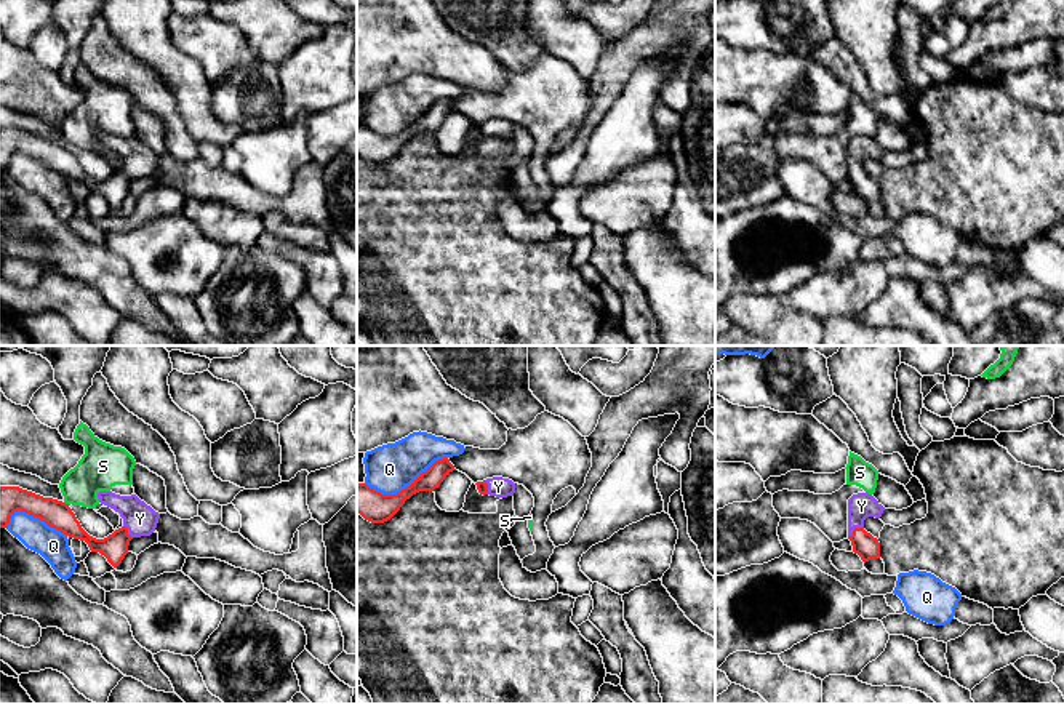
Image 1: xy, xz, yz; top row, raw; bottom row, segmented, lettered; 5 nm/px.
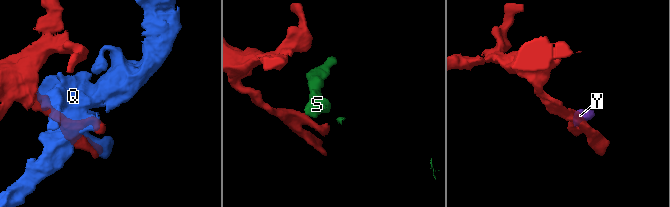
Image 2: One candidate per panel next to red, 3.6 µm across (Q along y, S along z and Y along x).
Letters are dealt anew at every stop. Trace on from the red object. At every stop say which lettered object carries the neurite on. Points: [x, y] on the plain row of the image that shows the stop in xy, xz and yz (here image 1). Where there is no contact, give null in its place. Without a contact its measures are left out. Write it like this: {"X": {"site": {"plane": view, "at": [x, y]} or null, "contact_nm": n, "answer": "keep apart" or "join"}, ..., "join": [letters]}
{"Q": {"site": {"plane": "xz", "at": [407, 128]}, "contact_nm": 440, "answer": "keep apart"}, "S": {"site": {"plane": "xy", "at": [64, 144]}, "contact_nm": 30, "answer": "keep apart"}, "Y": {"site": {"plane": "yz", "at": [855, 170]}, "contact_nm": 90, "answer": "join"}, "join": ["Y"]}

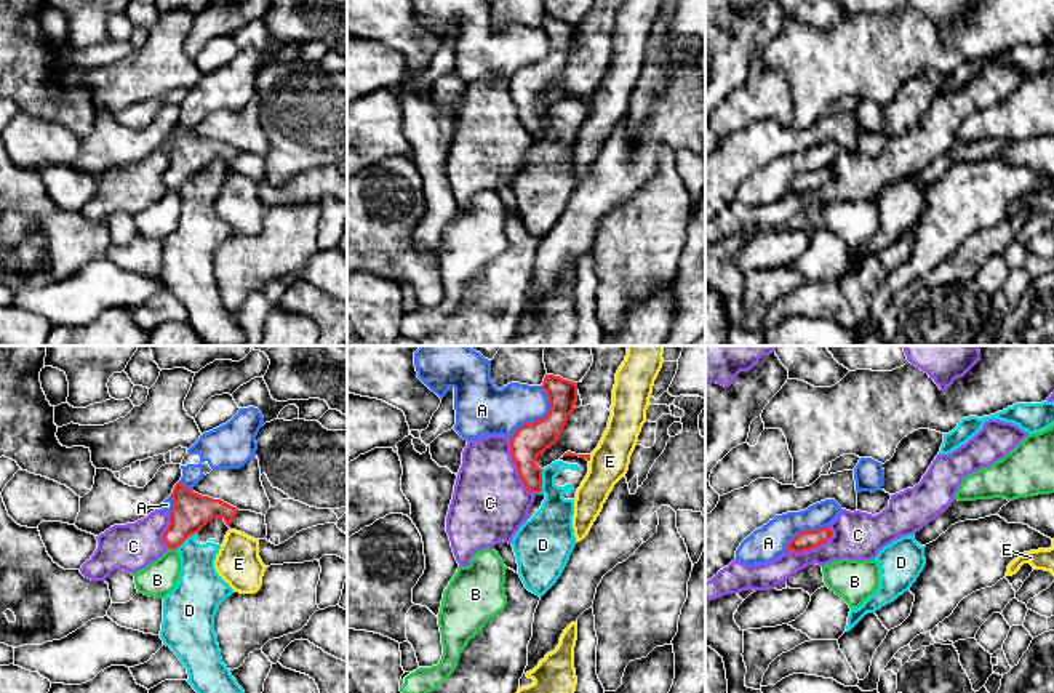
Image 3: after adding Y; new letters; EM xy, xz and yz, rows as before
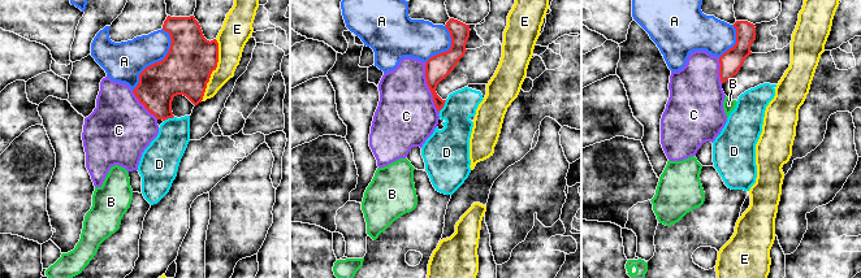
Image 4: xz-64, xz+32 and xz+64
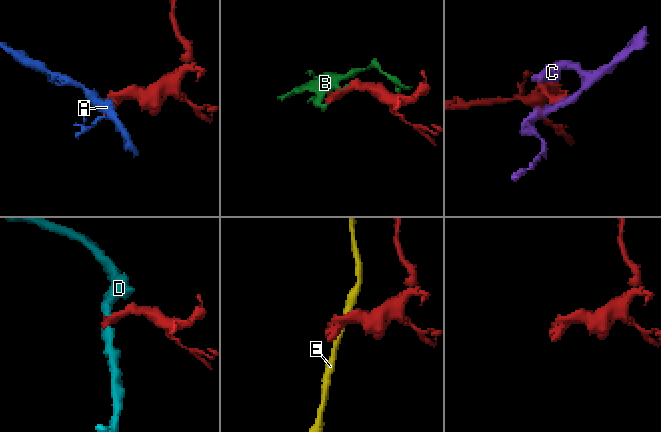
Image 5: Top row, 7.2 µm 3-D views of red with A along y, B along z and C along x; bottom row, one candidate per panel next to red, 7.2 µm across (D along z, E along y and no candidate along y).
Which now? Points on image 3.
{"A": {"site": {"plane": "xz", "at": [542, 60]}, "contact_nm": 300, "answer": "keep apart"}, "B": {"site": {"plane": "xy", "at": [173, 189]}, "contact_nm": 50, "answer": "keep apart"}, "C": {"site": {"plane": "xz", "at": [515, 108]}, "contact_nm": 320, "answer": "keep apart"}, "D": {"site": {"plane": "xz", "at": [541, 125]}, "contact_nm": 130, "answer": "keep apart"}, "E": {"site": {"plane": "xz", "at": [589, 100]}, "contact_nm": 40, "answer": "keep apart"}, "join": []}

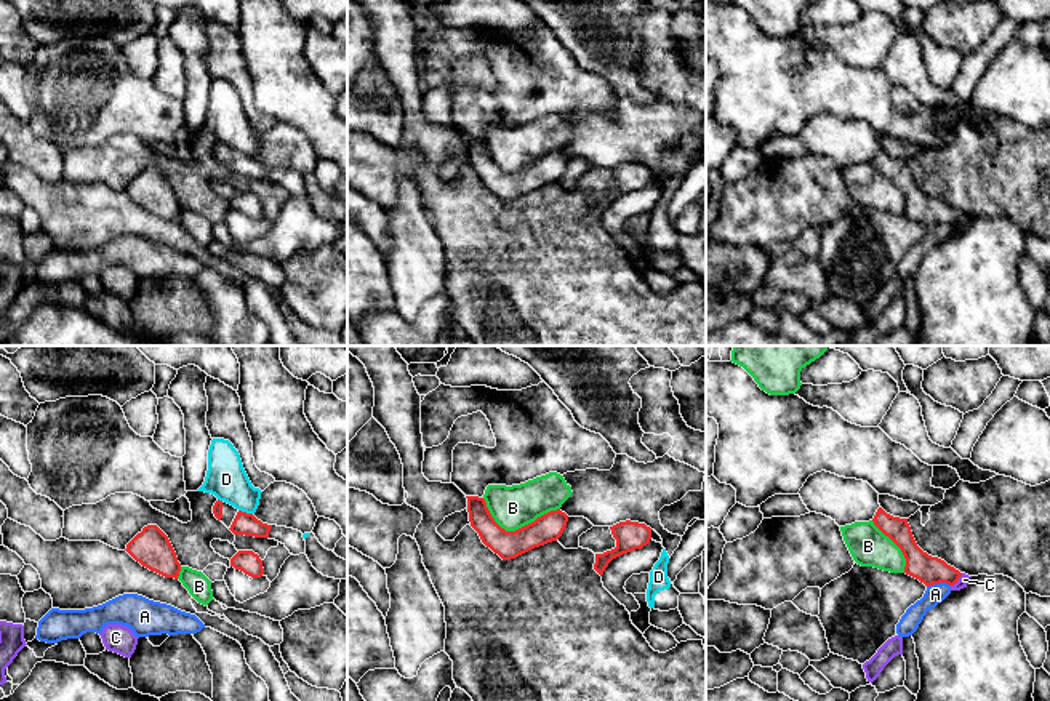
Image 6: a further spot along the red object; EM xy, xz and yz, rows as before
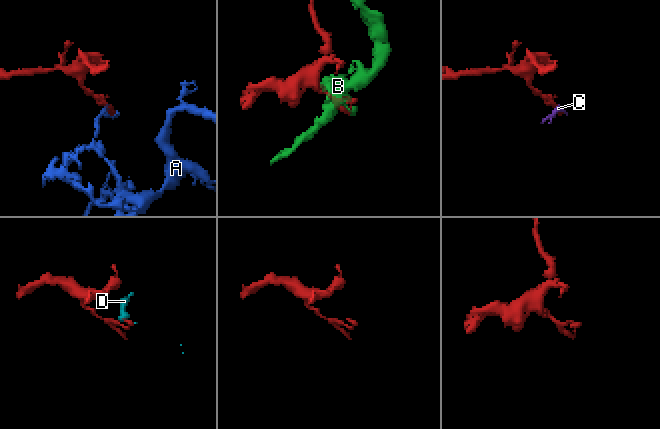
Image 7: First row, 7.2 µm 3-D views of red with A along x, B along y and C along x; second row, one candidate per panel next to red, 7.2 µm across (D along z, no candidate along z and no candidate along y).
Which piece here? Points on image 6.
{"A": {"site": {"plane": "yz", "at": [938, 224]}, "contact_nm": 120, "answer": "keep apart"}, "B": {"site": {"plane": "xz", "at": [516, 172]}, "contact_nm": 400, "answer": "keep apart"}, "C": {"site": {"plane": "yz", "at": [957, 221]}, "contact_nm": 90, "answer": "keep apart"}, "D": {"site": {"plane": "xy", "at": [245, 154]}, "contact_nm": 80, "answer": "keep apart"}, "join": []}

